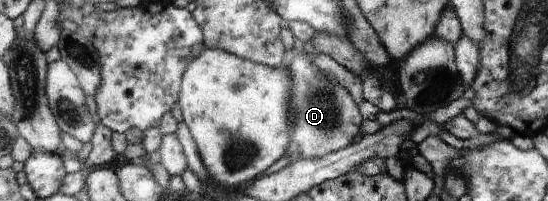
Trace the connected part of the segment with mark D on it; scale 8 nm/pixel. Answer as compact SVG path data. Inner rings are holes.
M294 49L290 65L294 81L292 94L292 139L289 154L293 160L323 158L350 146L351 139L361 131L361 113L351 101L351 95L330 75L314 65L314 57Z

